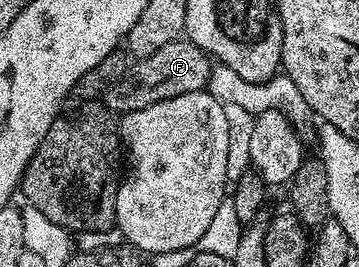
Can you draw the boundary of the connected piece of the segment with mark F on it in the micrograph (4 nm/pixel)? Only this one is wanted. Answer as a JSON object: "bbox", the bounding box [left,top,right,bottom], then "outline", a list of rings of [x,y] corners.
{"bbox":[104,41,212,113],"outline":[[[175,41],[164,45],[164,49],[156,49],[156,53],[135,58],[126,72],[107,89],[104,102],[115,113],[148,109],[153,103],[203,90],[209,84],[211,70],[212,60],[206,52],[192,42]]]}

